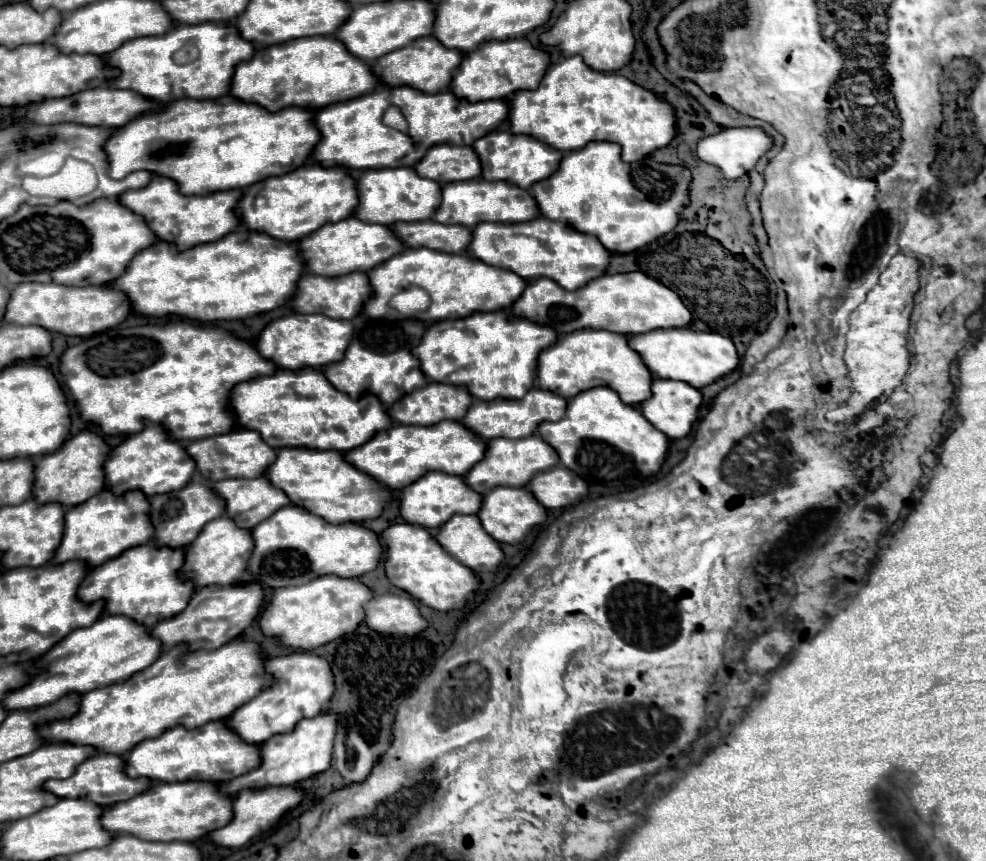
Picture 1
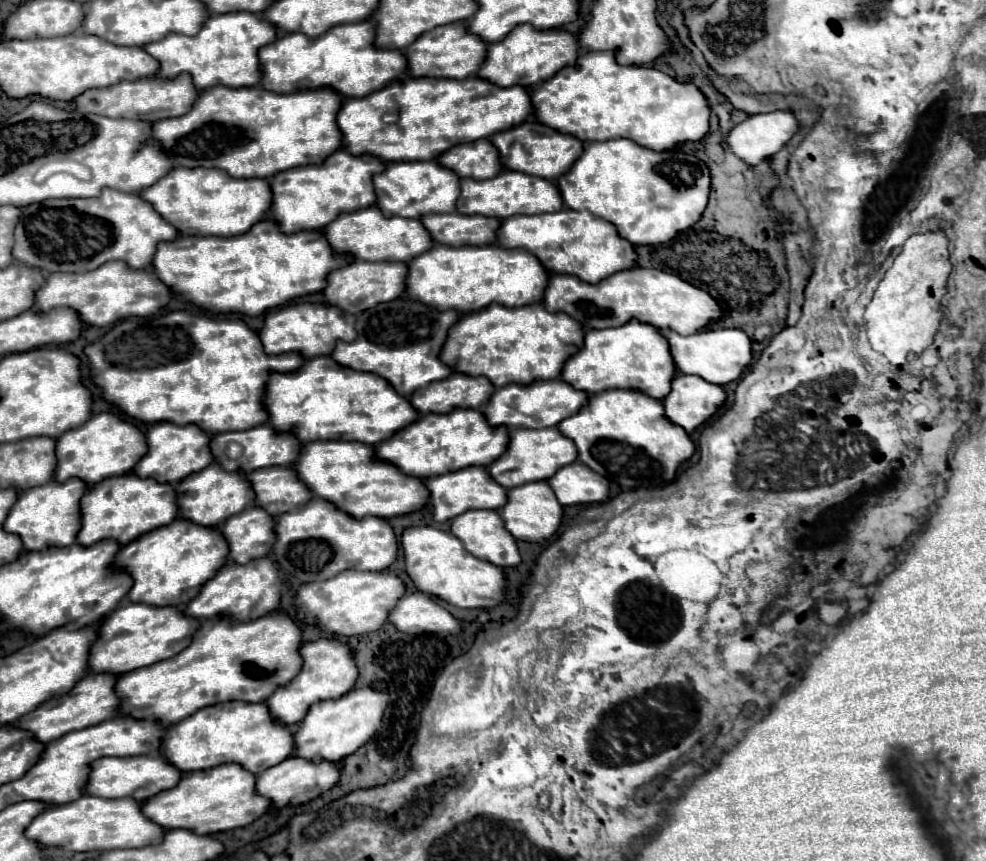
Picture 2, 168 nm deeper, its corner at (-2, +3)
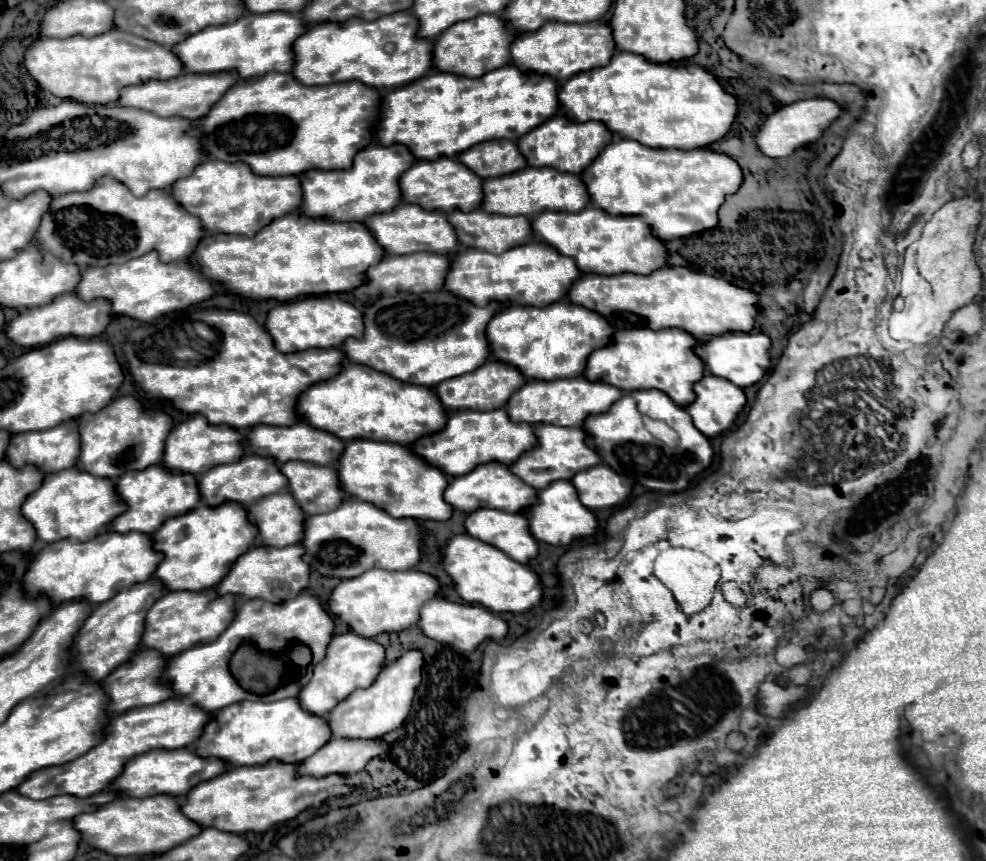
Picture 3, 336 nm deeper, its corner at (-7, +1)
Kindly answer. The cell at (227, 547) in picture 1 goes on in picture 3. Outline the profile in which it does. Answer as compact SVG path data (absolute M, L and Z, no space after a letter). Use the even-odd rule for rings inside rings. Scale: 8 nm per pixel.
M289 491L267 495L267 499L255 501L249 509L249 519L259 529L257 543L273 547L299 543L299 539L303 539L305 517Z

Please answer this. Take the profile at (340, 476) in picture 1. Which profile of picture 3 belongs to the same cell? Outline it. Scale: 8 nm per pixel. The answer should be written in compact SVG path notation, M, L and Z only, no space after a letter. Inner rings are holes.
M353 439L347 443L339 463L339 479L343 489L361 501L375 503L393 517L411 517L419 521L447 521L453 507L443 499L449 477L439 467L429 465L411 447L399 443L381 443L369 439Z

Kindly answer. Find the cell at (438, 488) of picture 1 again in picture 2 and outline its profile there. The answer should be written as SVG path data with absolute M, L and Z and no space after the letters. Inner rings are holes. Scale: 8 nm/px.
M464 467L452 473L444 473L438 477L430 477L424 481L426 489L430 491L430 507L432 519L442 523L454 519L456 515L470 511L470 509L500 509L506 503L506 491L500 487L484 467Z

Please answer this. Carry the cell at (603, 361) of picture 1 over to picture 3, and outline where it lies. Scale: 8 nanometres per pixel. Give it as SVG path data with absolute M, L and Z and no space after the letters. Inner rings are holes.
M625 329L617 331L613 335L613 345L601 347L591 353L587 361L585 377L589 381L605 381L611 383L623 391L635 391L635 389L659 389L667 393L677 405L687 407L695 399L693 385L703 379L705 367L699 363L699 355L691 351L699 343L693 335L687 335L687 331L675 331L675 329L663 329L663 331L651 331L651 329Z

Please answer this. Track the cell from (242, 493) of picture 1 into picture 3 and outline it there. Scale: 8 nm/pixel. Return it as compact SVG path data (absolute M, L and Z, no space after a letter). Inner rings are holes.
M283 463L281 471L287 475L287 489L297 499L305 515L319 515L333 511L345 499L335 479L335 467L317 463Z

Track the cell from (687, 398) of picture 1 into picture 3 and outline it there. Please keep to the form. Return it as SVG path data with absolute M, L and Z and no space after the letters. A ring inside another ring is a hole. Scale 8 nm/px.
M705 375L695 385L695 393L697 399L687 405L687 413L695 427L707 437L727 431L747 403L741 387L735 387L731 381L715 375Z

